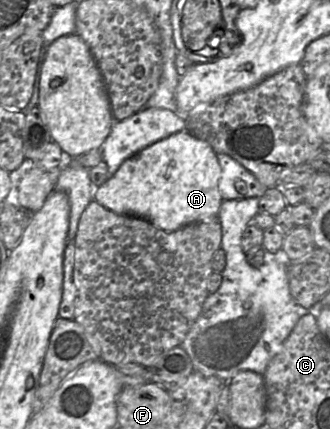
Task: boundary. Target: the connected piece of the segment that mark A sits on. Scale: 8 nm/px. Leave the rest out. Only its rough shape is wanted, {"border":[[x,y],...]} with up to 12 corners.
{"border":[[183,130],[95,188],[117,214],[176,231],[218,215],[213,147]]}

